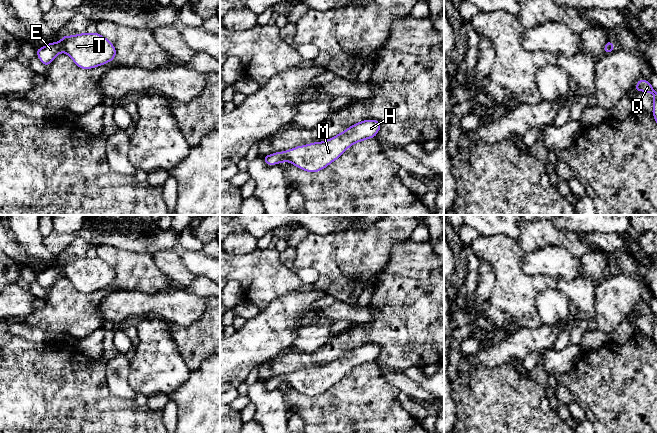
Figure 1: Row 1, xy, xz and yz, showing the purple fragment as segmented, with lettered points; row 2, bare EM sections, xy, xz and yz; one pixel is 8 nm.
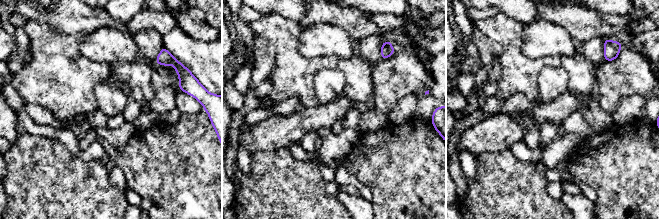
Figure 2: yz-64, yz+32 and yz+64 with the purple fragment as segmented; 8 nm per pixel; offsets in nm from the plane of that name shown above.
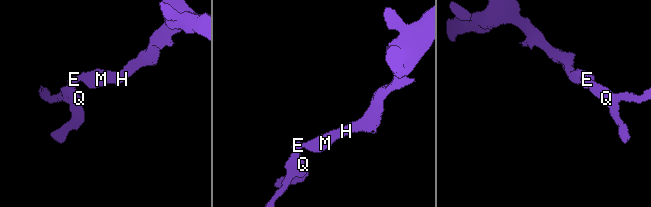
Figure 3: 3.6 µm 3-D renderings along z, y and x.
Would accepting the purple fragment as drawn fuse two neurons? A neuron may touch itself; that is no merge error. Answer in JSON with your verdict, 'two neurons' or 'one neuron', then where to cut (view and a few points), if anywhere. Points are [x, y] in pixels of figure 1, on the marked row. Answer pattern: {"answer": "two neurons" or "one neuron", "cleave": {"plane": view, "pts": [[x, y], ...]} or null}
{"answer": "one neuron", "cleave": null}

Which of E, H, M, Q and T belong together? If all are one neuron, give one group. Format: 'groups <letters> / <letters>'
groups E H M Q T

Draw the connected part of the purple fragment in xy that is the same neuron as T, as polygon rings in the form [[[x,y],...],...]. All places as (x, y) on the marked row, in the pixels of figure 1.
[[[99,33],[64,35],[59,42],[37,49],[37,56],[47,67],[59,53],[64,52],[81,69],[91,69],[112,61],[116,56],[113,44]]]

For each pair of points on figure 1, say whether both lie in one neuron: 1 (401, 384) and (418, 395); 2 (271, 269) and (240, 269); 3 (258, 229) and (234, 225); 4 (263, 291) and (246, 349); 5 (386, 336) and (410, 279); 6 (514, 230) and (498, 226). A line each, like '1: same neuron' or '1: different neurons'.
1: same neuron
2: same neuron
3: same neuron
4: different neurons
5: same neuron
6: same neuron

